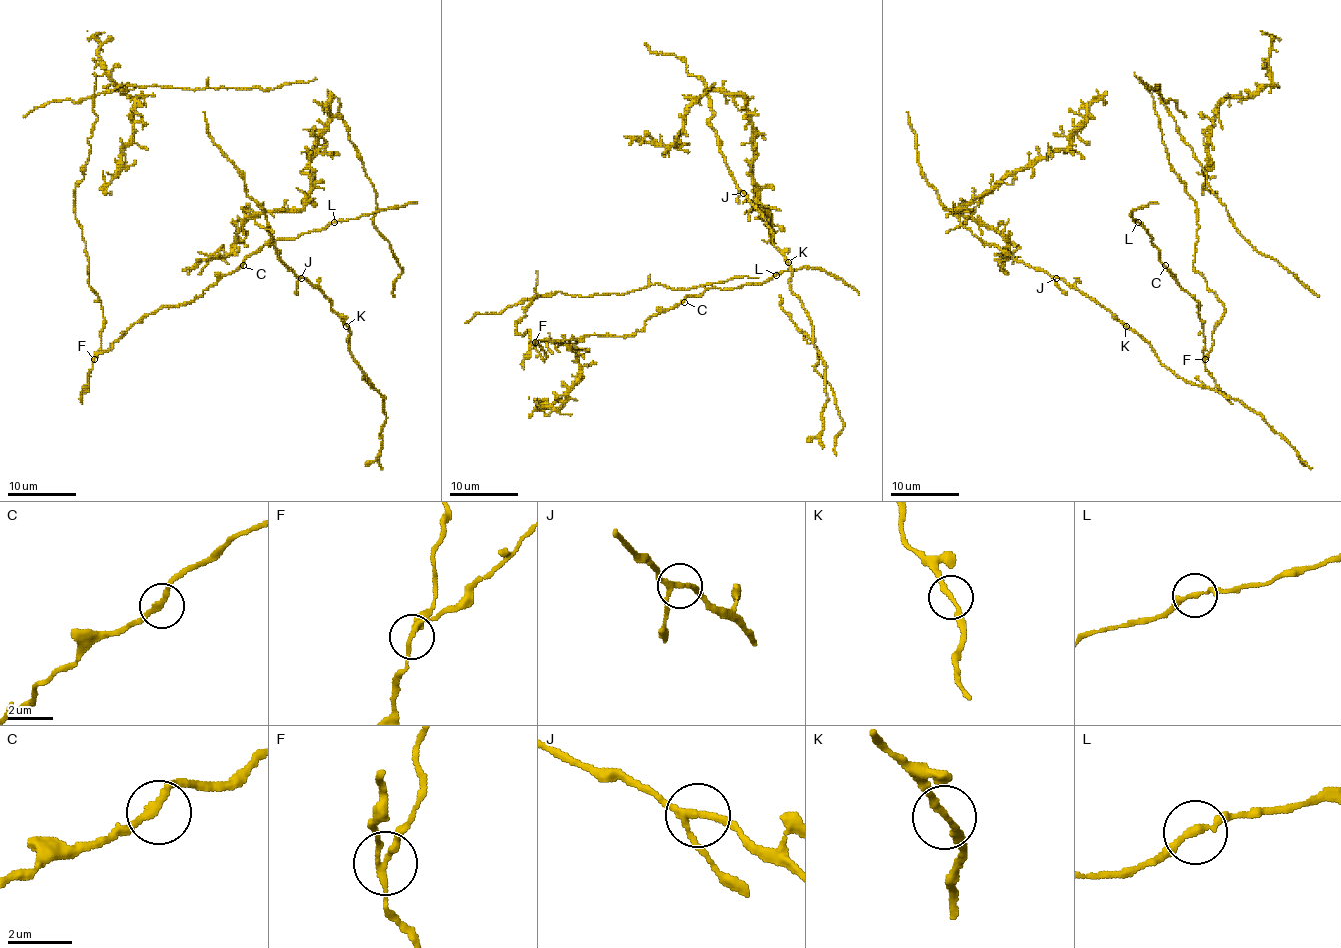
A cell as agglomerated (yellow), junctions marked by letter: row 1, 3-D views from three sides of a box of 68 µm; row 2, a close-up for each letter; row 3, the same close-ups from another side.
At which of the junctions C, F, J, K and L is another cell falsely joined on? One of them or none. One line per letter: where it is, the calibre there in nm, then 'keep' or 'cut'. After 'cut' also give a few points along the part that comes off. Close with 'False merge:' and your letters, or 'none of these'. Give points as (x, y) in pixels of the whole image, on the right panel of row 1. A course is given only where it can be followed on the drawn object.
C: (1165, 265) | 200 nm | keep
F: (1205, 359) | 190 nm | cut | (1205, 359), (1224, 307), (1193, 267), (1198, 240), (1196, 202), (1169, 162), (1153, 98), (1134, 72)
J: (1056, 278) | 190 nm | keep
K: (1126, 326) | 200 nm | keep
L: (1138, 222) | 190 nm | keep
False merge: F

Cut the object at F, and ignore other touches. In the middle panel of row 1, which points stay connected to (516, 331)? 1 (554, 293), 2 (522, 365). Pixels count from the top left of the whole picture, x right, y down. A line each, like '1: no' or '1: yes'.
1: no
2: no

